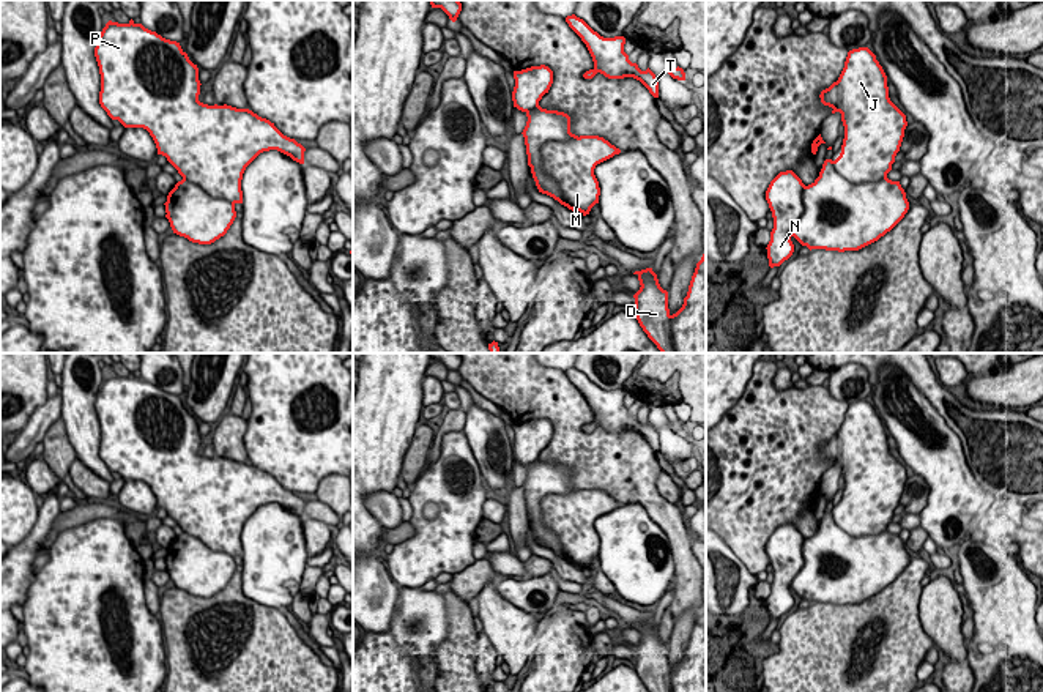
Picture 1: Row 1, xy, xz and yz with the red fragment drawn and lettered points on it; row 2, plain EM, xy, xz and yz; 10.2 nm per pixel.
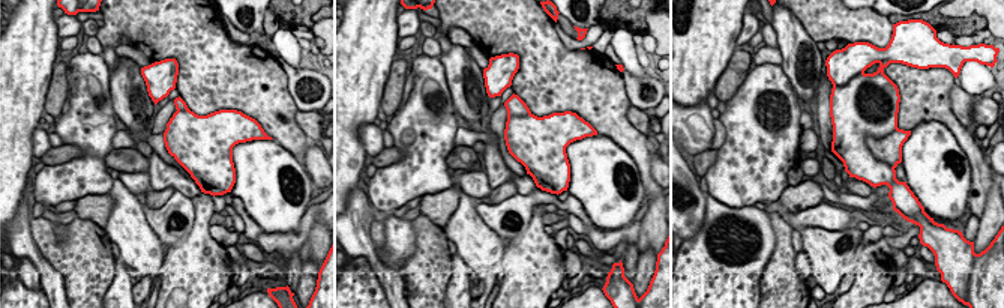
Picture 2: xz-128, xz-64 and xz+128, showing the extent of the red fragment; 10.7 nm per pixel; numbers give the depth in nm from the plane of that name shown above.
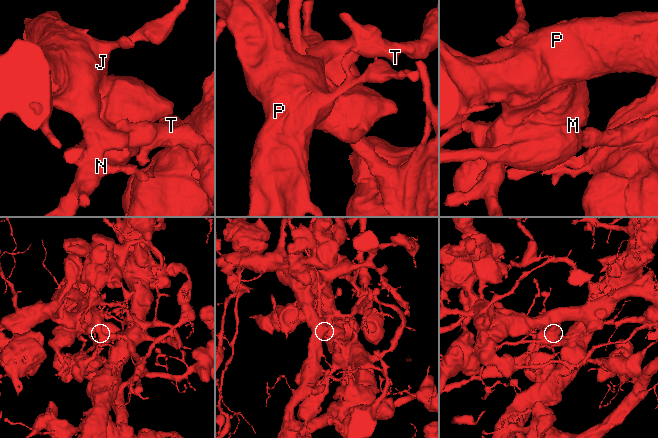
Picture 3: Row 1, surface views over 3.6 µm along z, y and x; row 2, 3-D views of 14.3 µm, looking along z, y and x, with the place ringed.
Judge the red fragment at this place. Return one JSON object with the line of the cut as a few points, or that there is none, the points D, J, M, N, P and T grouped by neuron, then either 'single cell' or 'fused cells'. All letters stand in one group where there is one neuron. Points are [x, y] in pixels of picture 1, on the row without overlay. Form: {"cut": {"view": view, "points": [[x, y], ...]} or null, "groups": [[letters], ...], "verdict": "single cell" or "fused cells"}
{"cut": {"view": "xz", "points": [[577, 489], [541, 500], [541, 519], [564, 557]]}, "groups": [["D"], ["J", "M", "N", "P", "T"]], "verdict": "fused cells"}

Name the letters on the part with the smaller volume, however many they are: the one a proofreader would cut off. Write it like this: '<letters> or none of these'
D

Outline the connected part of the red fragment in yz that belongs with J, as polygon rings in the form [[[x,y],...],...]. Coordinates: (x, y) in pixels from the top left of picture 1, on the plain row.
[[[868,400],[849,404],[838,433],[819,451],[832,467],[841,467],[844,479],[837,523],[856,538],[887,531],[908,474],[889,451],[887,429],[876,408]]]

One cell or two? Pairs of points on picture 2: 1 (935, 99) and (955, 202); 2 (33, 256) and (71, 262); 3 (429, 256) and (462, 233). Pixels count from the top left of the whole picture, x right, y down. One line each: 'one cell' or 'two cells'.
1: two cells
2: two cells
3: two cells

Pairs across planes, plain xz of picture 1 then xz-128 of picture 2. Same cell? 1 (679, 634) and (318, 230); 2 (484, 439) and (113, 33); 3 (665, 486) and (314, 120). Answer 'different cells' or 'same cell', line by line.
1: different cells
2: different cells
3: same cell

